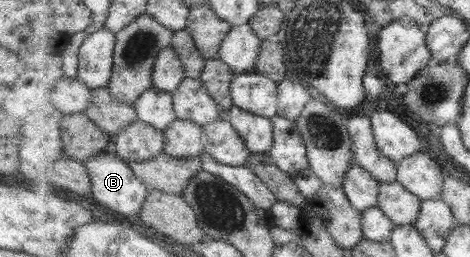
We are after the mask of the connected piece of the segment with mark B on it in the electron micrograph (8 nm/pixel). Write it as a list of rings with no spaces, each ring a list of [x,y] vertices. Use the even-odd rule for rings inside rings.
[[[105,151],[91,156],[85,164],[87,164],[86,167],[92,180],[93,194],[99,202],[107,204],[109,208],[113,208],[125,216],[140,217],[139,214],[142,212],[150,188],[140,178],[137,178],[128,161],[117,154],[106,153]]]

